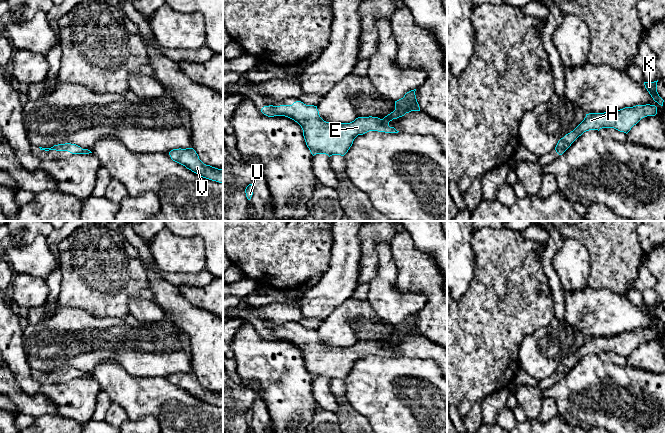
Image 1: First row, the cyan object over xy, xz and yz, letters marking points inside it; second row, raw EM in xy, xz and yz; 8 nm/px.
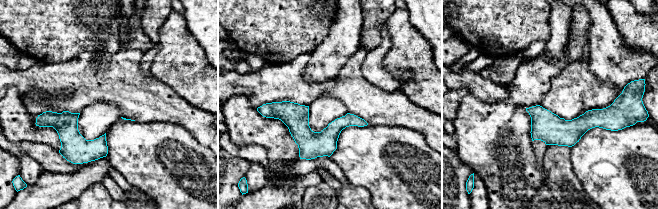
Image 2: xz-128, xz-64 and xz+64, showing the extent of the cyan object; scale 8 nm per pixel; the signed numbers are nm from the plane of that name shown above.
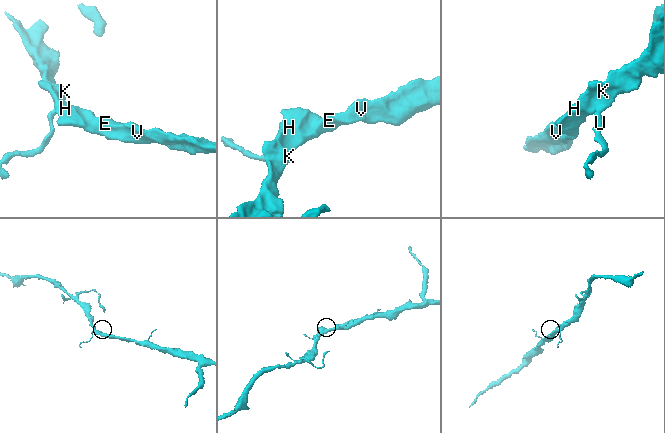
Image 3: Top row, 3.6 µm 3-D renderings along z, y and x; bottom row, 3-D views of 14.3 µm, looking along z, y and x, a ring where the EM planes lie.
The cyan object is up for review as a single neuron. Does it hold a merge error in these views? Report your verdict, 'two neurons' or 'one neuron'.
one neuron

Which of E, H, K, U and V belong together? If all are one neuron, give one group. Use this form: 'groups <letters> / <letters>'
groups E H K U V

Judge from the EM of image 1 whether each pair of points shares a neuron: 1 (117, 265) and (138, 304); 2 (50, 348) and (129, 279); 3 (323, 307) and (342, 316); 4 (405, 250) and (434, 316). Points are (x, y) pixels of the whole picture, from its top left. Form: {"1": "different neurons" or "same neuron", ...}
{"1": "different neurons", "2": "different neurons", "3": "different neurons", "4": "same neuron"}

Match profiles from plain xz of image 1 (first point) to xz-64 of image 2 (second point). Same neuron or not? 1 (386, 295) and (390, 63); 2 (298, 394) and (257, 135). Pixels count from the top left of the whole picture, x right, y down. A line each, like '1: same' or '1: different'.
1: different
2: same

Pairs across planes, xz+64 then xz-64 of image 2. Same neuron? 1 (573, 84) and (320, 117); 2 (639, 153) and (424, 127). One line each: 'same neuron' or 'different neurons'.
1: same neuron
2: different neurons

